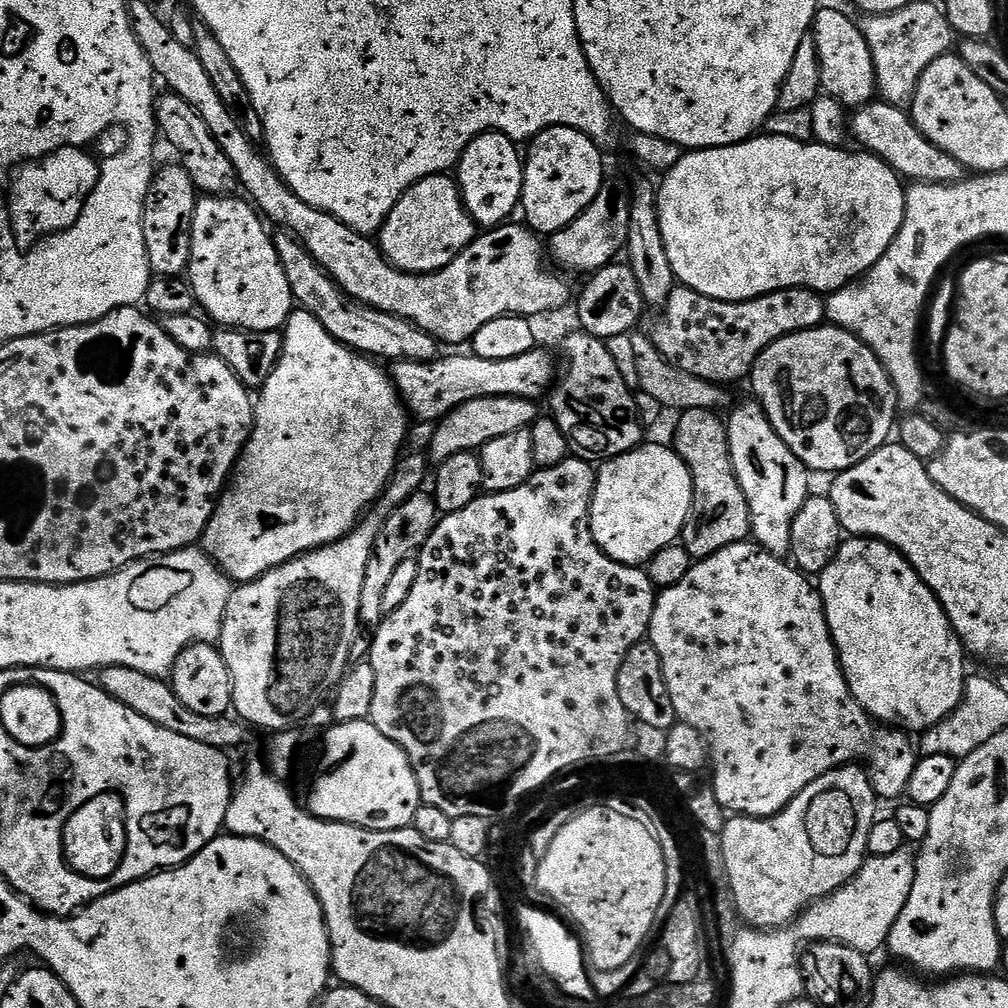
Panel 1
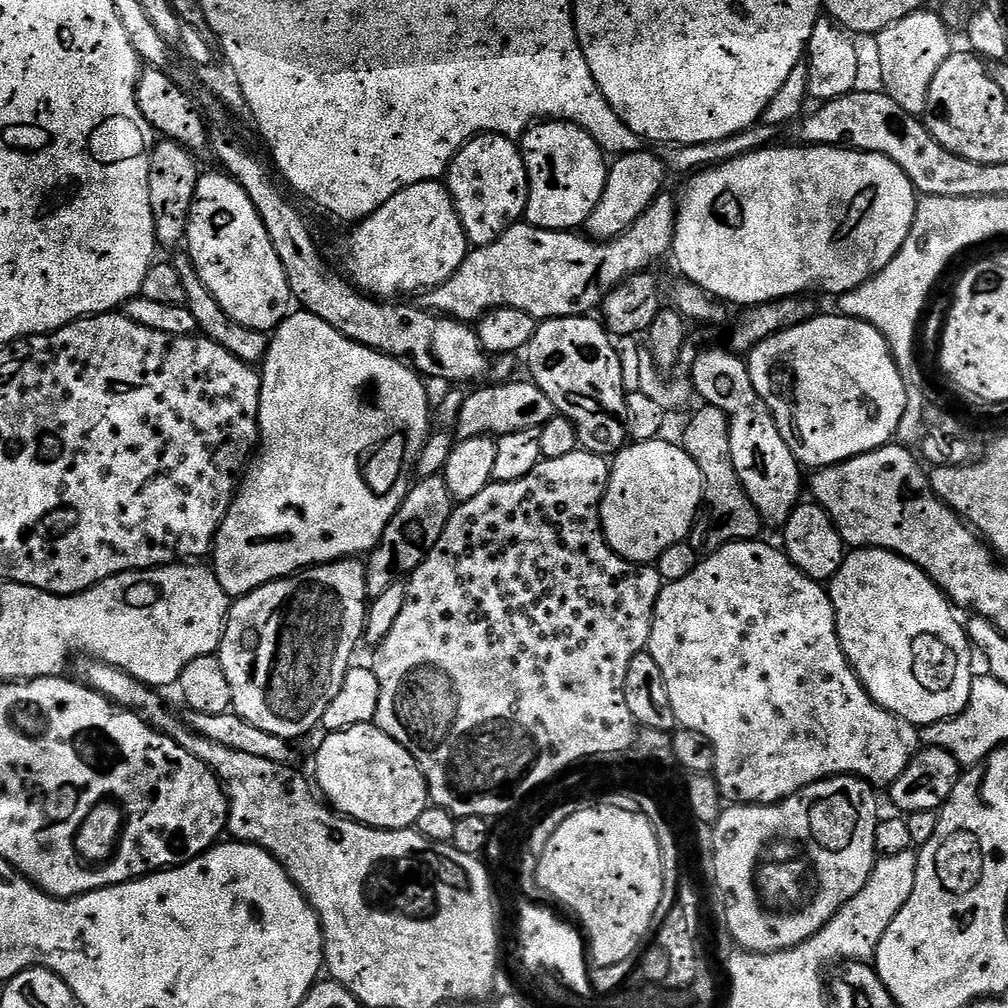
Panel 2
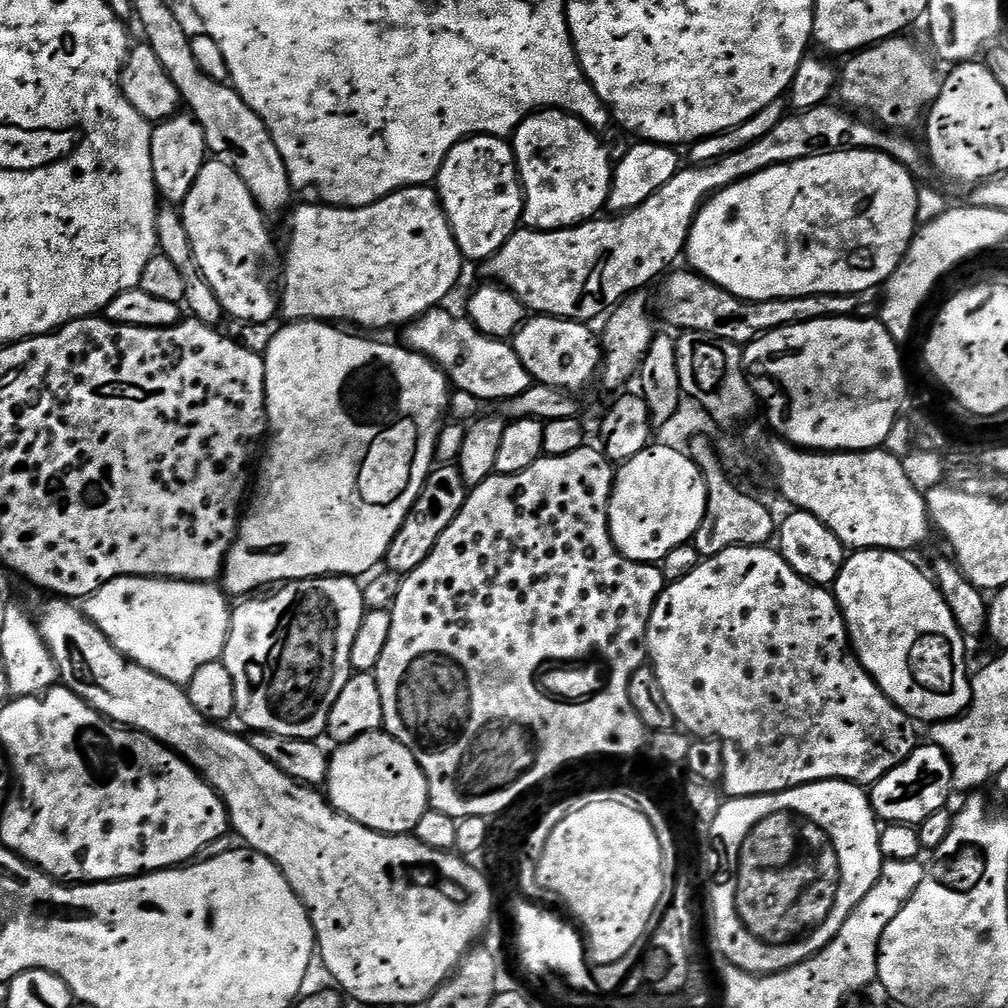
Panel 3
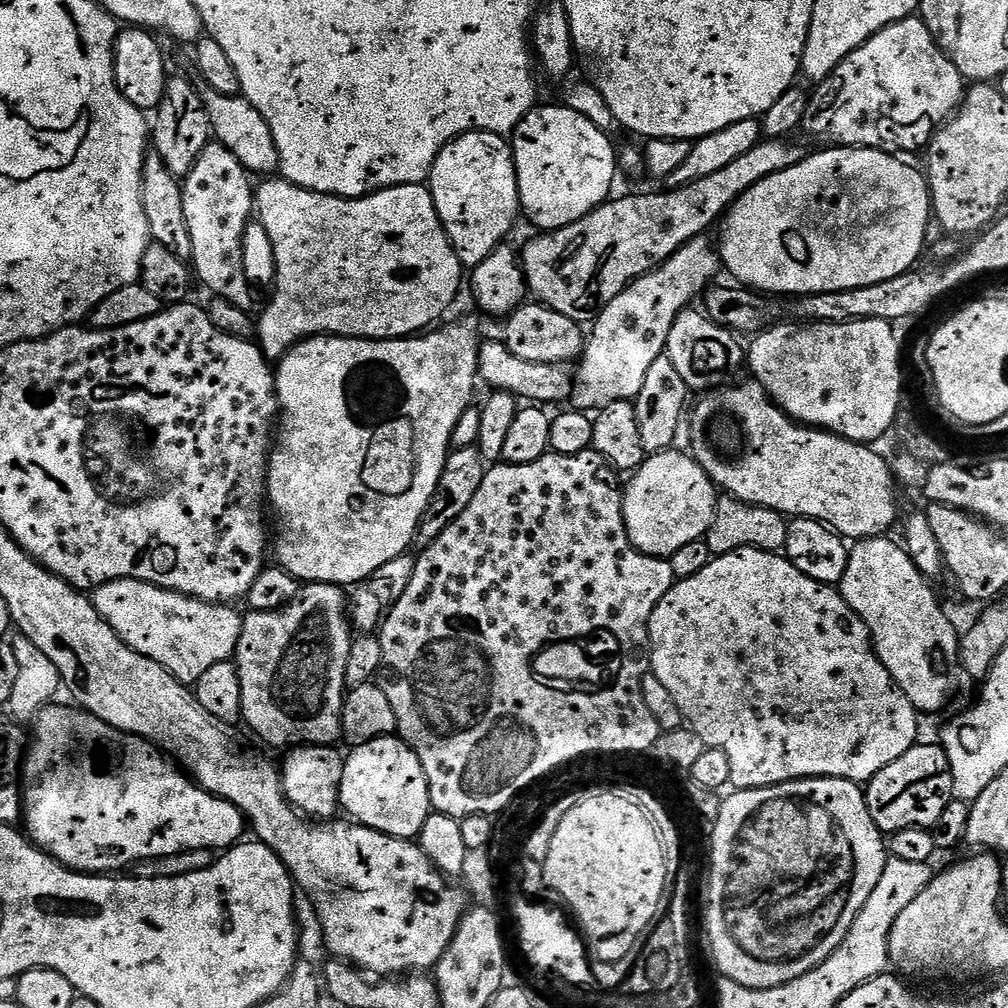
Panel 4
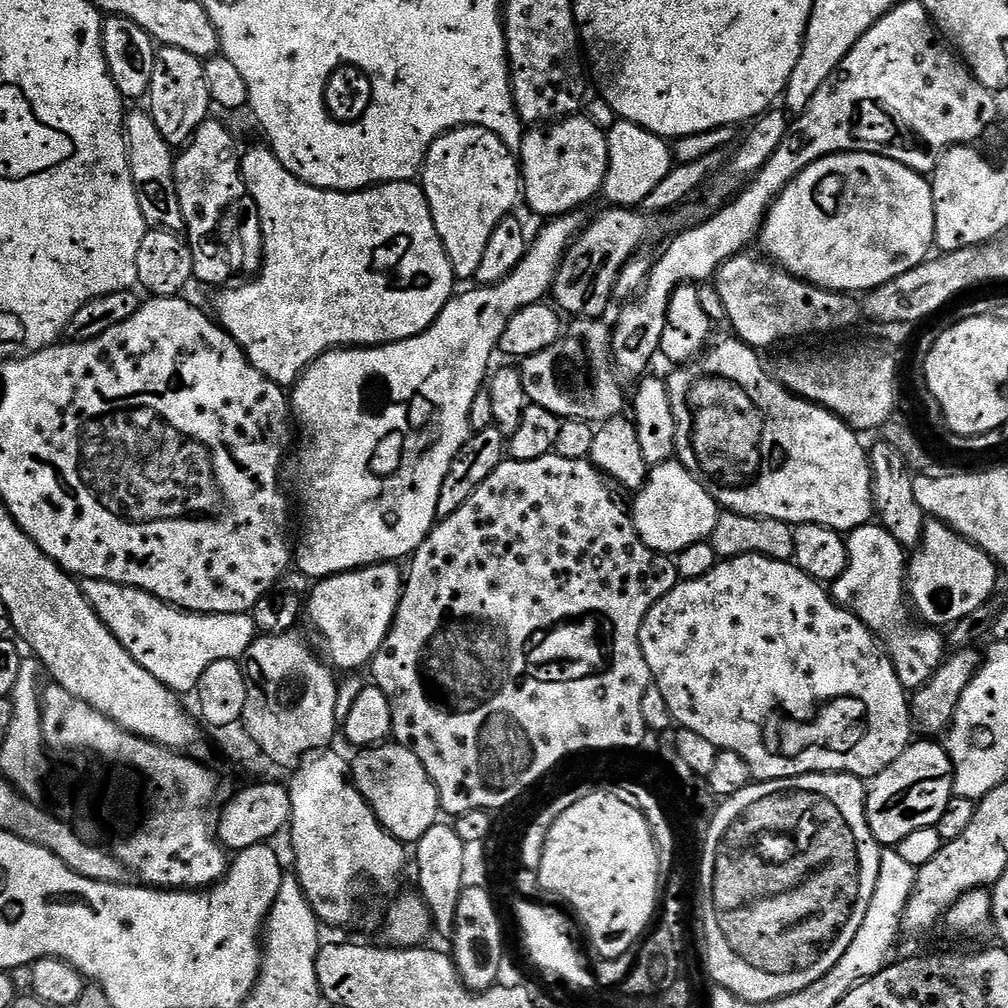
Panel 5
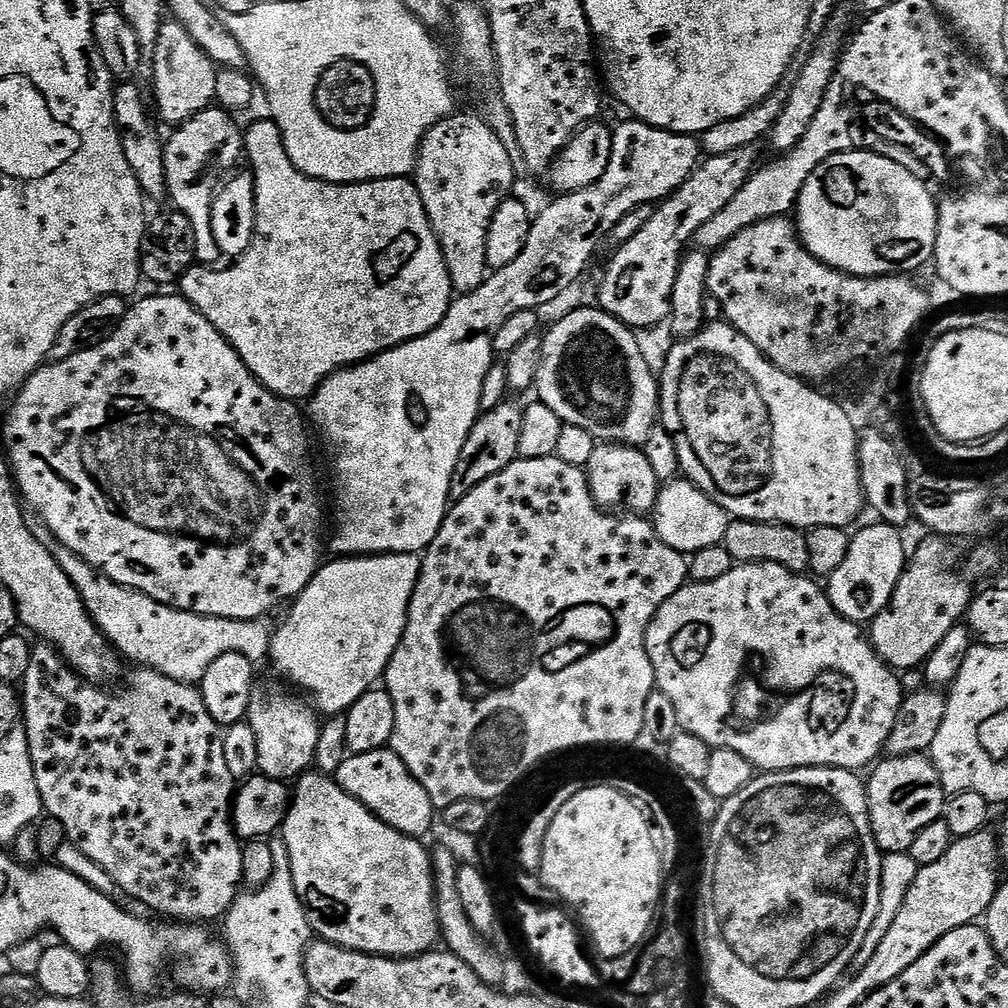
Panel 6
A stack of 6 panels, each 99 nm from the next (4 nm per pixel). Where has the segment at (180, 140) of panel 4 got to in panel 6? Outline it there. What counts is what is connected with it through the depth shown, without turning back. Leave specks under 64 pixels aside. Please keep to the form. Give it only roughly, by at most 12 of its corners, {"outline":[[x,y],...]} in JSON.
{"outline":[[165,22],[150,85],[171,126],[213,107],[217,65]]}

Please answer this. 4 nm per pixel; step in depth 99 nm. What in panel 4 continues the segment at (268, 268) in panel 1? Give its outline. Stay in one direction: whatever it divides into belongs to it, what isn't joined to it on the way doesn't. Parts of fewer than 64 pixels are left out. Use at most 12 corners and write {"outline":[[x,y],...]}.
{"outline":[[209,142],[182,180],[195,279],[252,304],[254,184]]}

